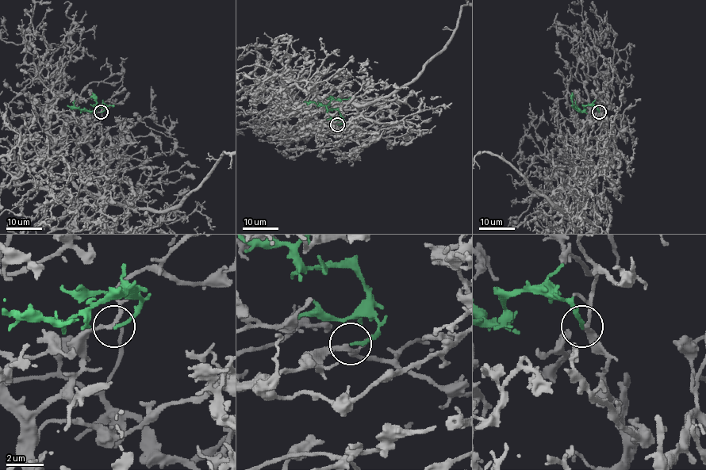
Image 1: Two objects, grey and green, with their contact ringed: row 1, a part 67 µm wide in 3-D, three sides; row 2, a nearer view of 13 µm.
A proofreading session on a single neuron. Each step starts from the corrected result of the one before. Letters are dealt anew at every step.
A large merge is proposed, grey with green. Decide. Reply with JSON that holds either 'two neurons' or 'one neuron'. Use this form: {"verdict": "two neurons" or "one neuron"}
{"verdict": "one neuron"}

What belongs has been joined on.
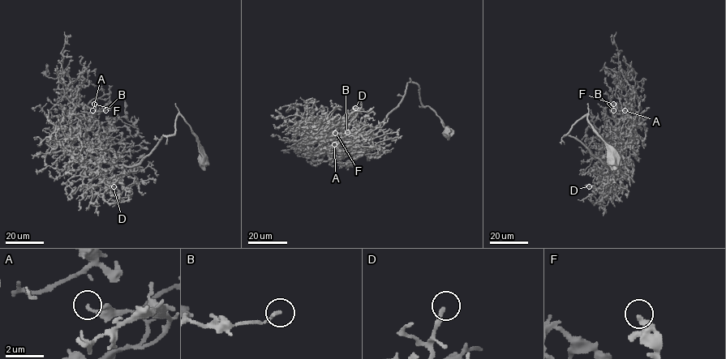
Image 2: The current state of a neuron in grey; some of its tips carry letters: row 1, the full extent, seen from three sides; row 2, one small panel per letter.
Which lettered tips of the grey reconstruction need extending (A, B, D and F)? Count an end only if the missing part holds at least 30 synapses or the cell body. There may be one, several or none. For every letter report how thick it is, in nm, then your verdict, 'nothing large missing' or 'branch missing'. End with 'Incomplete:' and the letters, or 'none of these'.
A: 240 nm | nothing large missing
B: 220 nm | nothing large missing
D: 190 nm | branch missing
F: 320 nm | nothing large missing
Incomplete: D

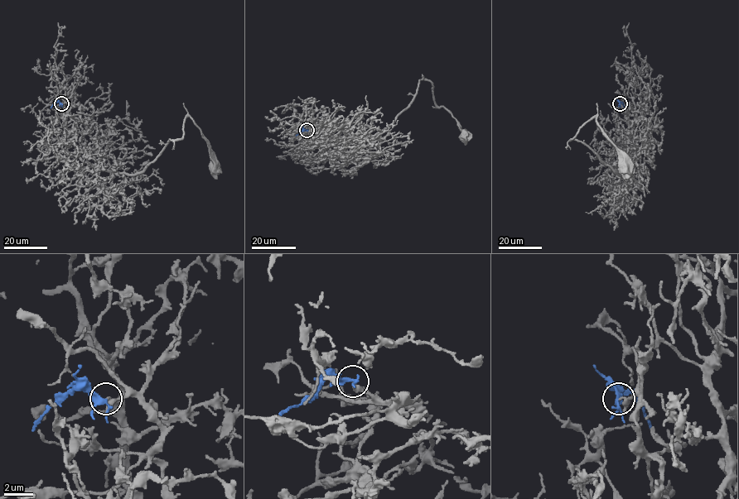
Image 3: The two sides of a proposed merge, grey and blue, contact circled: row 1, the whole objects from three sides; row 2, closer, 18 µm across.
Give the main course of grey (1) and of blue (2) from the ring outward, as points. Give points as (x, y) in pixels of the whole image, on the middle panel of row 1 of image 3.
1: (307, 130), (316, 133), (313, 146), (374, 136), (424, 79), (464, 136)
2: (307, 130), (296, 136)

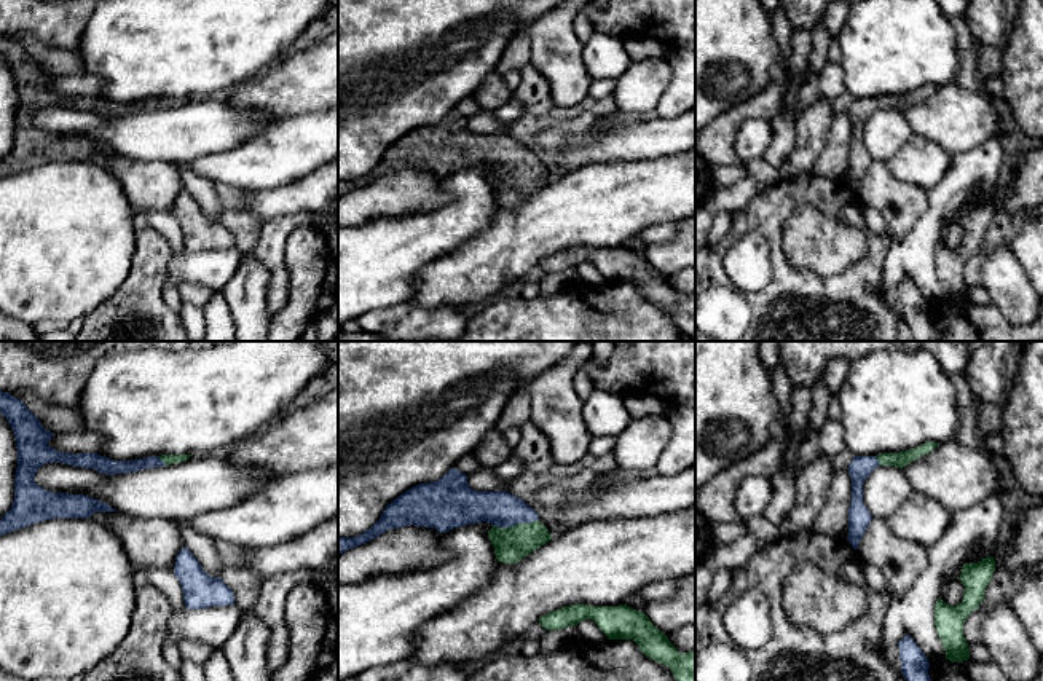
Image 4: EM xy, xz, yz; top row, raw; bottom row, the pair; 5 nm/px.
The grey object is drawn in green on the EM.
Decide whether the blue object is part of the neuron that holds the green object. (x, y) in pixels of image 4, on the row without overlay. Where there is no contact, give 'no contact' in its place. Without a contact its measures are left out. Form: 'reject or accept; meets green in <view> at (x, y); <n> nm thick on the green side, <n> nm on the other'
accept; meets green in xz at (515, 168); 180 nm thick on the green side, 180 nm on the other

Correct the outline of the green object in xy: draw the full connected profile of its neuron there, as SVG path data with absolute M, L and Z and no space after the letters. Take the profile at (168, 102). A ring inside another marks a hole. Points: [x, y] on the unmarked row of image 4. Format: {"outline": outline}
{"outline": "M0 33L0 56L8 62L18 93L14 118L14 144L0 163L0 179L53 161L89 161L94 155L116 155L108 147L85 137L53 136L33 123L37 113L48 105L94 112L100 116L129 116L187 104L191 97L161 97L134 104L113 104L97 96L62 96L48 88L53 75L8 35Z"}

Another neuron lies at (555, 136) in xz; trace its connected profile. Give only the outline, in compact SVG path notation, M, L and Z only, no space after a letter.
M584 110L565 121L545 121L531 144L525 144L539 159L561 153L574 140L604 128L601 116Z

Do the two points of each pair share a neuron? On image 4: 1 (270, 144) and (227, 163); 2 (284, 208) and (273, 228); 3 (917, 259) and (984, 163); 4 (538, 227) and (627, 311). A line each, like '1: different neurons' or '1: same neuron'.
1: same neuron
2: different neurons
3: same neuron
4: different neurons

